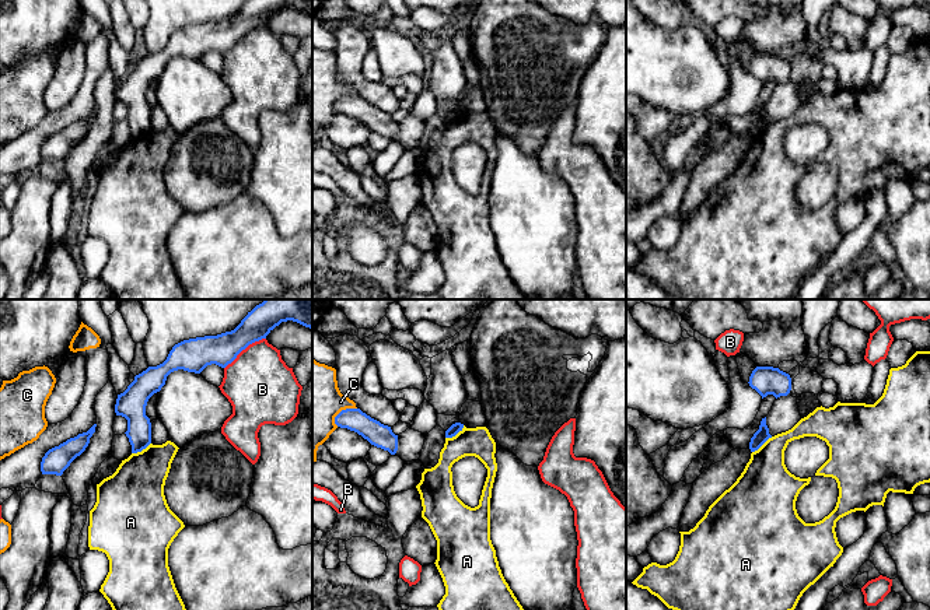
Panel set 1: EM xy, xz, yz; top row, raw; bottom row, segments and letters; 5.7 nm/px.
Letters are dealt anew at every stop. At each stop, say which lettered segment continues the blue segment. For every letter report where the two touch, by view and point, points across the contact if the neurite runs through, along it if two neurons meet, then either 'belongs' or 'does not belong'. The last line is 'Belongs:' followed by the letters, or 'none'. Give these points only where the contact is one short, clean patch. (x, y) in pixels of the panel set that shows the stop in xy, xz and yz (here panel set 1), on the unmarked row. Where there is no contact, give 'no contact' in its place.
A: meets blue in xz at (454, 122); border along xz (464, 112), (454, 122), (446, 125); does not belong
B: meets blue in xy at (244, 35); does not belong
C: meets blue in xz at (342, 97); border along xz (356, 94), (342, 97), (334, 109); does not belong
Belongs: none

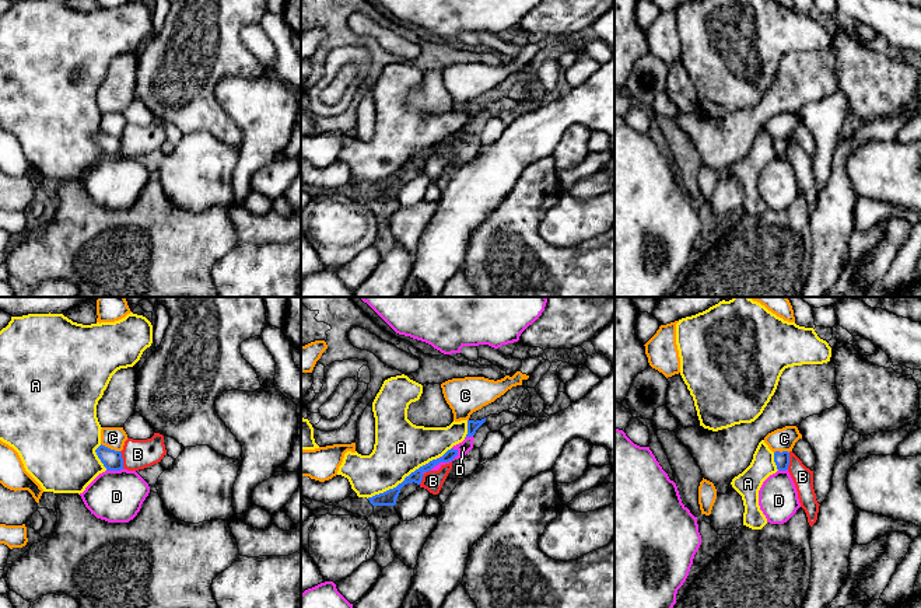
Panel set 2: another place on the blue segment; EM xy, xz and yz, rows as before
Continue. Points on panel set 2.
A: meets blue in xz at (403, 167); does not belong
B: meets blue in xy at (122, 146); does not belong
C: meets blue in xy at (109, 135); does not belong
D: meets blue in xz at (445, 147); border along xz (458, 136), (451, 146), (440, 147), (430, 156); does not belong
Belongs: none

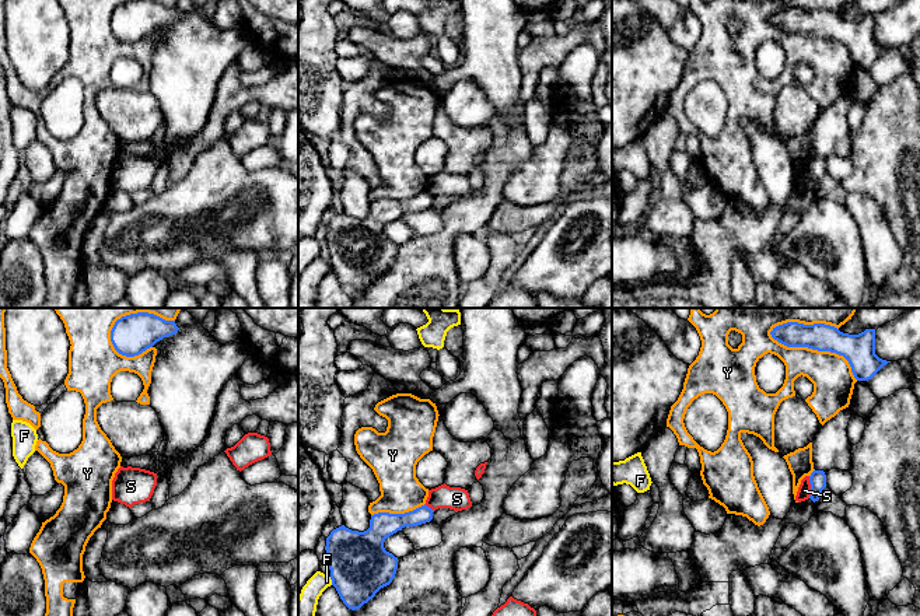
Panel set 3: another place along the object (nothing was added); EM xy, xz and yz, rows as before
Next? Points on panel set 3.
F: meets blue in xz at (332, 268); border along xz (329, 263), (332, 270); does not belong
S: meets blue in yz at (811, 174); does not belong
Y: meets blue in yz at (817, 35); does not belong
Belongs: none

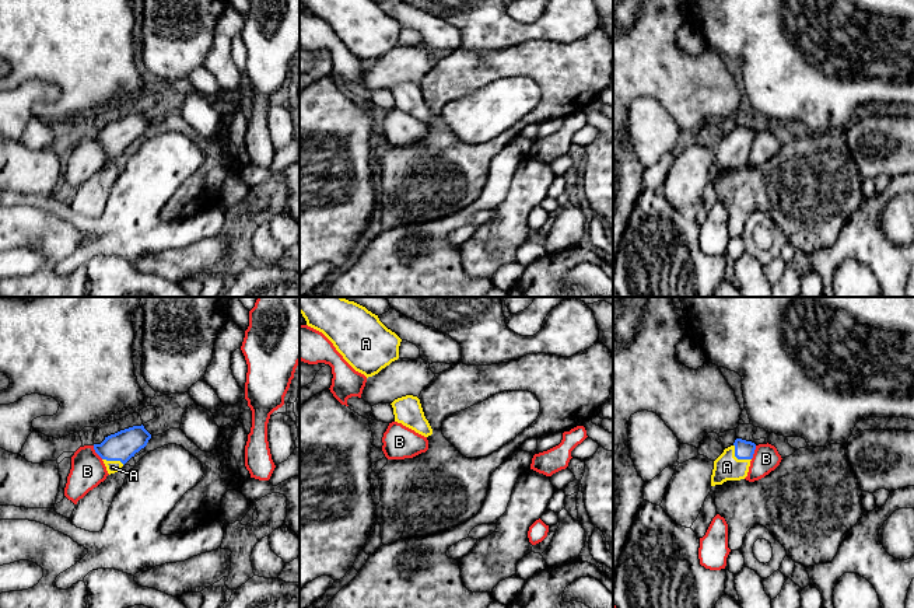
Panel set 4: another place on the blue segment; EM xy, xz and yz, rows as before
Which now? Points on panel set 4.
A: meets blue in yz at (738, 144); runs through yz (743, 136), (738, 144), (727, 153); belongs
B: meets blue in xy at (97, 139); does not belong
Belongs: A

